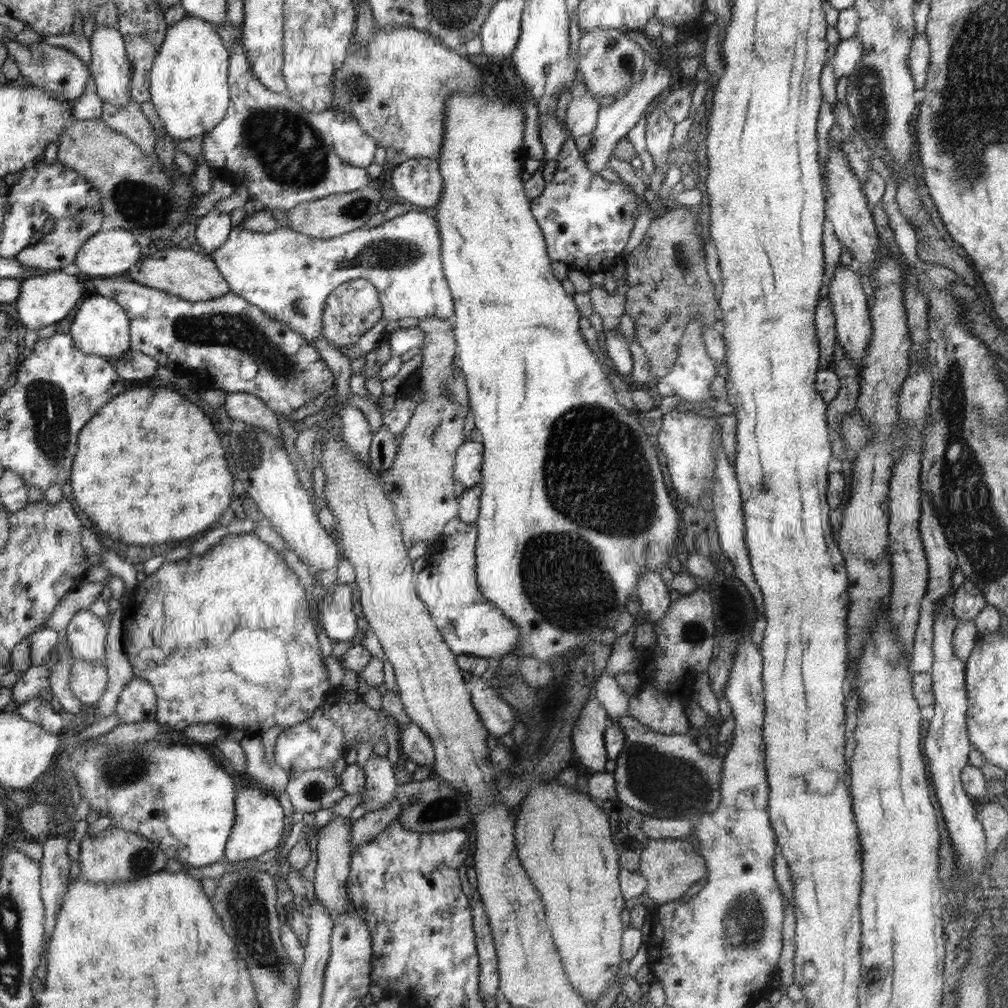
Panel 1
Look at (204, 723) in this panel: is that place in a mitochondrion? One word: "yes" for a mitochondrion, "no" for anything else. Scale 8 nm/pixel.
no

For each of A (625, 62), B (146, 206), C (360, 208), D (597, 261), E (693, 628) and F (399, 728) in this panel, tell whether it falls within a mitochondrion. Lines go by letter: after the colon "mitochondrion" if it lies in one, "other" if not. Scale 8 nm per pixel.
A: mitochondrion
B: mitochondrion
C: mitochondrion
D: other
E: mitochondrion
F: other

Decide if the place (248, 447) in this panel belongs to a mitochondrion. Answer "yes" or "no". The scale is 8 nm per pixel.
yes

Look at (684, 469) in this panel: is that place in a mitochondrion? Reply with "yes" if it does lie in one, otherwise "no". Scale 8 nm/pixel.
no

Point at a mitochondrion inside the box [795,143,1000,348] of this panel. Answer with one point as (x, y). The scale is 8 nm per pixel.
(968, 301)

